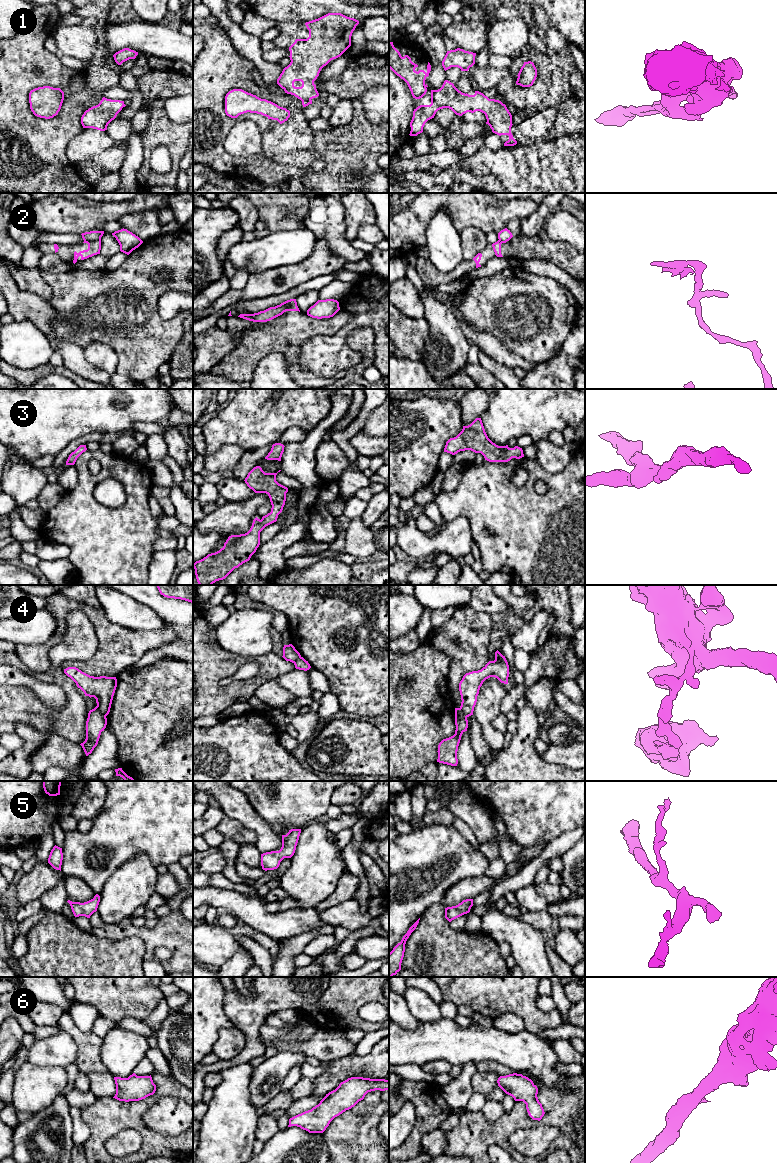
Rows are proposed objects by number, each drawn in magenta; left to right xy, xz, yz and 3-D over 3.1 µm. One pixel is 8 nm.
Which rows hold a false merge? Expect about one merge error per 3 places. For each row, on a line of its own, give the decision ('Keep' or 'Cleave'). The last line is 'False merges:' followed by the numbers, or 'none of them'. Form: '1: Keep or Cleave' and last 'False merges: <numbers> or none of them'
1: Keep
2: Cleave
3: Keep
4: Cleave
5: Keep
6: Keep
False merges: 2, 4

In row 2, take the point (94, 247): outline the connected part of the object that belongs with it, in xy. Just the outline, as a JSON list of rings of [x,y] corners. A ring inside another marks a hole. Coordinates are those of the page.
[[[101,240],[84,241],[83,243],[88,244],[88,249],[80,251],[79,253],[77,253],[76,251],[74,252],[74,260],[73,260],[74,264],[77,262],[79,256],[81,257],[81,260],[84,260],[94,255],[100,254]]]

